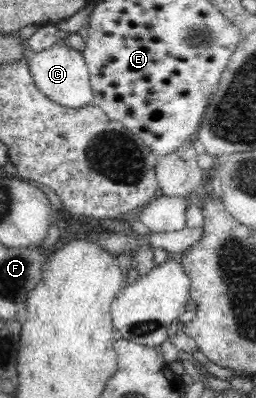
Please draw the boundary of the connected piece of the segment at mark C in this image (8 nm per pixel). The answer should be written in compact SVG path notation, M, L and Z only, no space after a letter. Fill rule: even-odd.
M64 43L54 44L38 53L32 52L31 58L28 59L28 70L31 71L36 89L61 107L79 109L83 106L93 105L94 93L91 87L91 74L82 52Z

